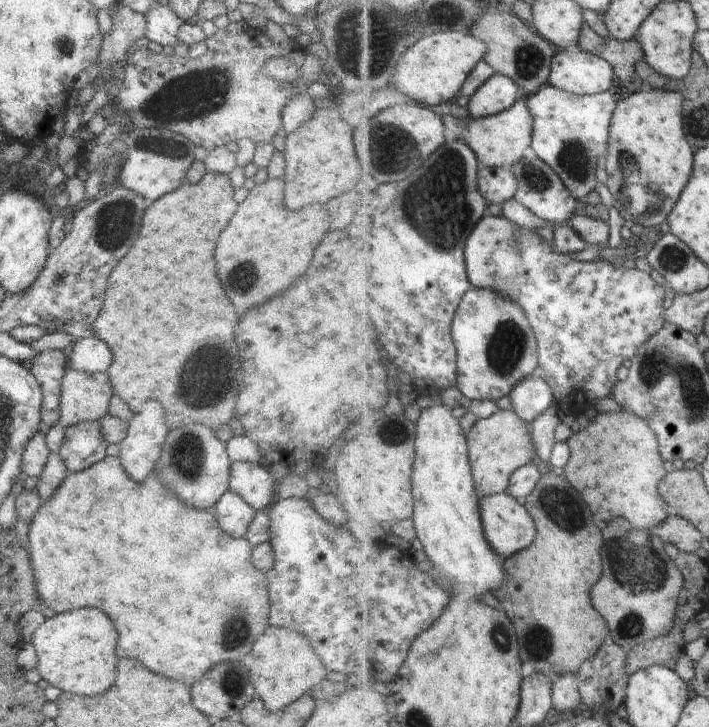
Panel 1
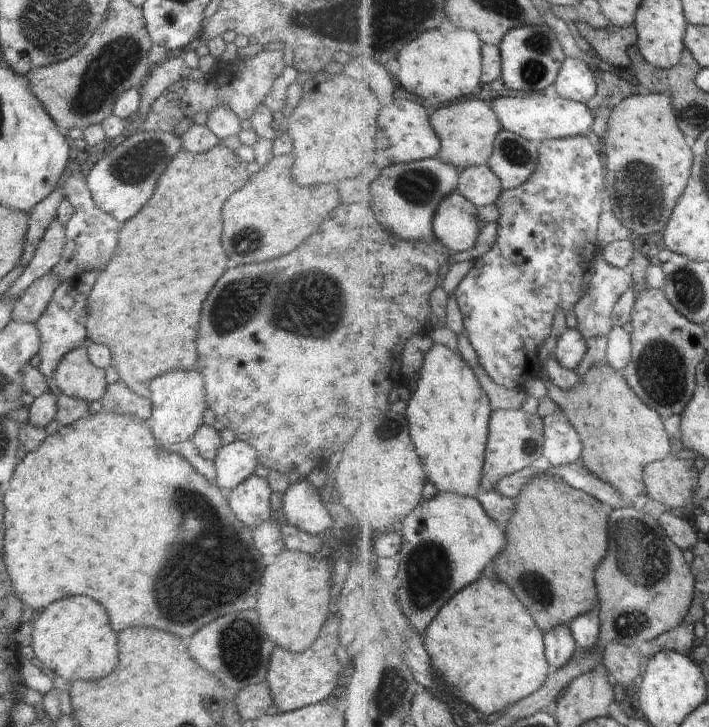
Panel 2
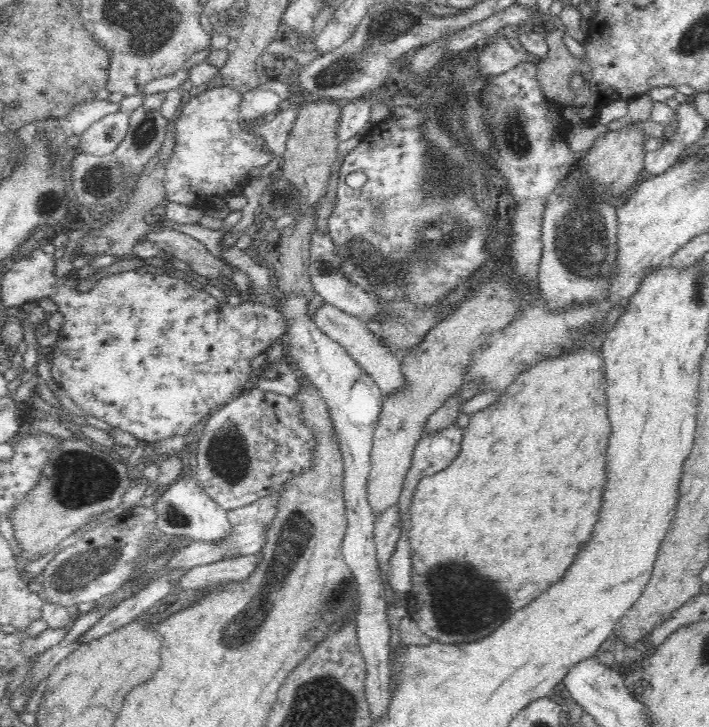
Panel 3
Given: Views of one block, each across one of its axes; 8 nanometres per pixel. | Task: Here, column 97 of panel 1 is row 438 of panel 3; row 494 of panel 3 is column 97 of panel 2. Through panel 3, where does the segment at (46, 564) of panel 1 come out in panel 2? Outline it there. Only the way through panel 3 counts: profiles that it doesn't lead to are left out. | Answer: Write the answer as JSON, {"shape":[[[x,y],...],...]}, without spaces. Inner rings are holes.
{"shape":[[[102,411],[90,414],[86,418],[63,426],[44,440],[22,458],[14,469],[13,475],[3,490],[3,555],[2,560],[7,568],[13,591],[22,604],[28,604],[35,611],[46,608],[50,602],[74,594],[88,596],[102,604],[102,608],[110,616],[110,624],[114,630],[126,630],[132,626],[148,626],[156,630],[164,630],[176,636],[192,636],[198,628],[212,622],[222,614],[232,614],[238,610],[250,610],[256,604],[256,592],[260,588],[260,580],[264,574],[262,556],[256,552],[253,543],[252,528],[236,518],[230,508],[228,496],[217,486],[212,485],[198,472],[180,453],[165,447],[160,448],[145,421],[134,415],[114,414]]]}

